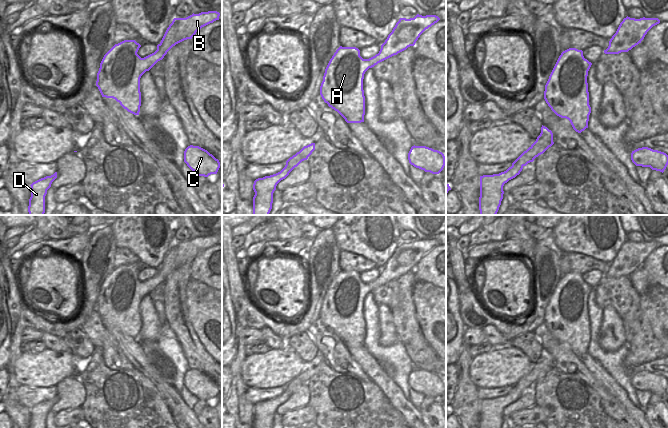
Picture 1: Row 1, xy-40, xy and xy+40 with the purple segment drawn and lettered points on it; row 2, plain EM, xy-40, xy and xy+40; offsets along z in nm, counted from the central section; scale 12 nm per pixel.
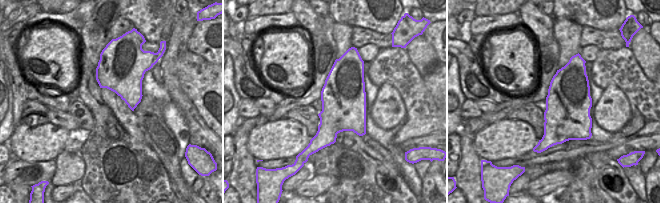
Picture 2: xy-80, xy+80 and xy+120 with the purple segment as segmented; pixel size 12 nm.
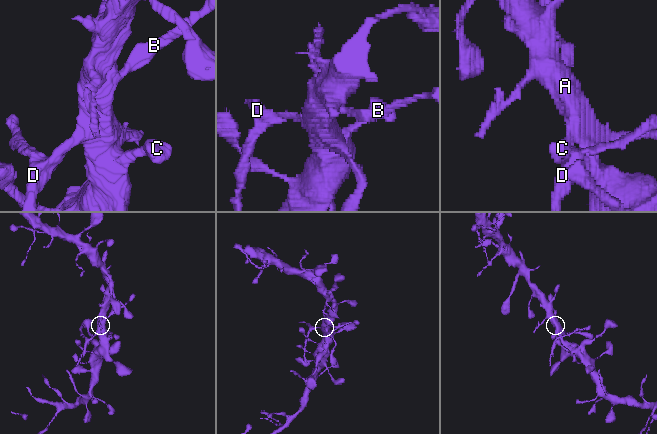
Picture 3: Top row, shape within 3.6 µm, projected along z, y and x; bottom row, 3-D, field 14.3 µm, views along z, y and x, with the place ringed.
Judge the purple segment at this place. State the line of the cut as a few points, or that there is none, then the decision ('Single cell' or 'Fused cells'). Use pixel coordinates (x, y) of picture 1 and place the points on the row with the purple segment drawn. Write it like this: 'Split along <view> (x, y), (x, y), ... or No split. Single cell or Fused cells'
Split along xy+40 (512, 164), (522, 167). Fused cells

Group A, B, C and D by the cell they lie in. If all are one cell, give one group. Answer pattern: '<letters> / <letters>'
A B C / D

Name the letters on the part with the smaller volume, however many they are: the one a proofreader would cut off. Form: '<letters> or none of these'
D

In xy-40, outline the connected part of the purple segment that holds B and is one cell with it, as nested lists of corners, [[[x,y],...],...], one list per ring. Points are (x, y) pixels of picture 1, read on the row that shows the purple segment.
[[[217,11],[201,12],[192,14],[186,18],[174,18],[167,28],[161,42],[157,45],[157,50],[141,58],[137,52],[141,45],[135,40],[124,40],[115,44],[103,57],[97,73],[96,86],[102,97],[113,98],[128,112],[139,115],[141,106],[140,78],[149,71],[158,61],[162,60],[167,52],[176,44],[192,39],[192,37],[202,27],[219,20],[220,13]]]

